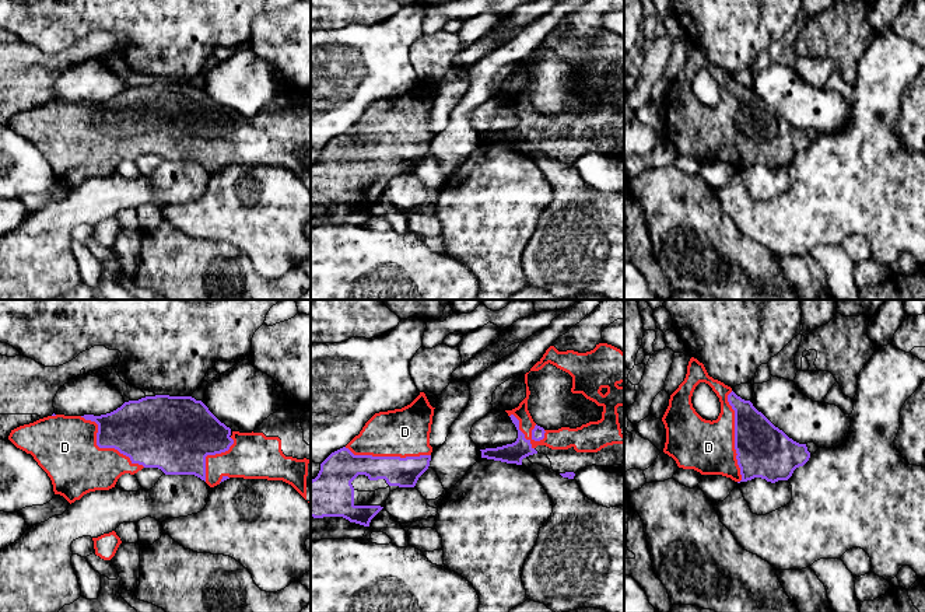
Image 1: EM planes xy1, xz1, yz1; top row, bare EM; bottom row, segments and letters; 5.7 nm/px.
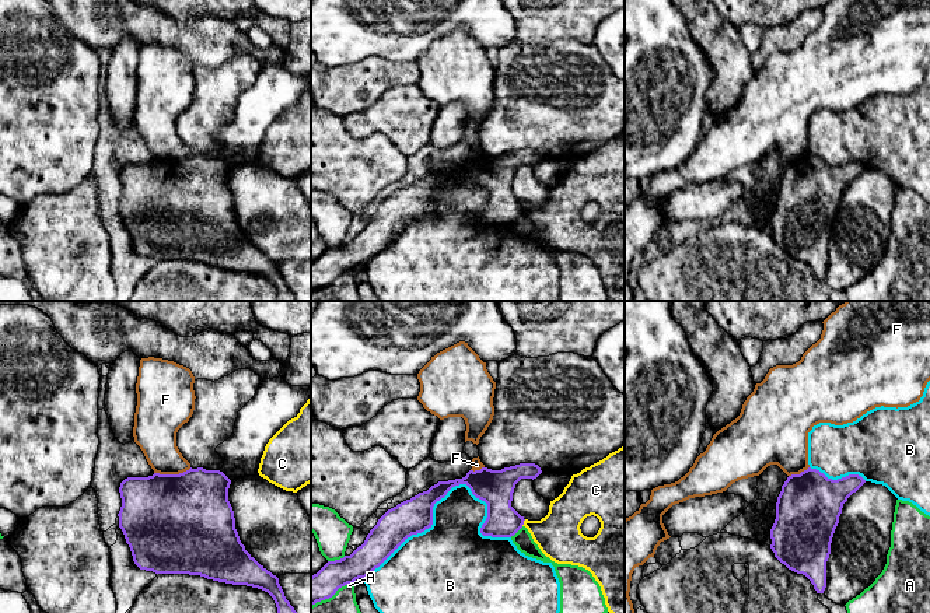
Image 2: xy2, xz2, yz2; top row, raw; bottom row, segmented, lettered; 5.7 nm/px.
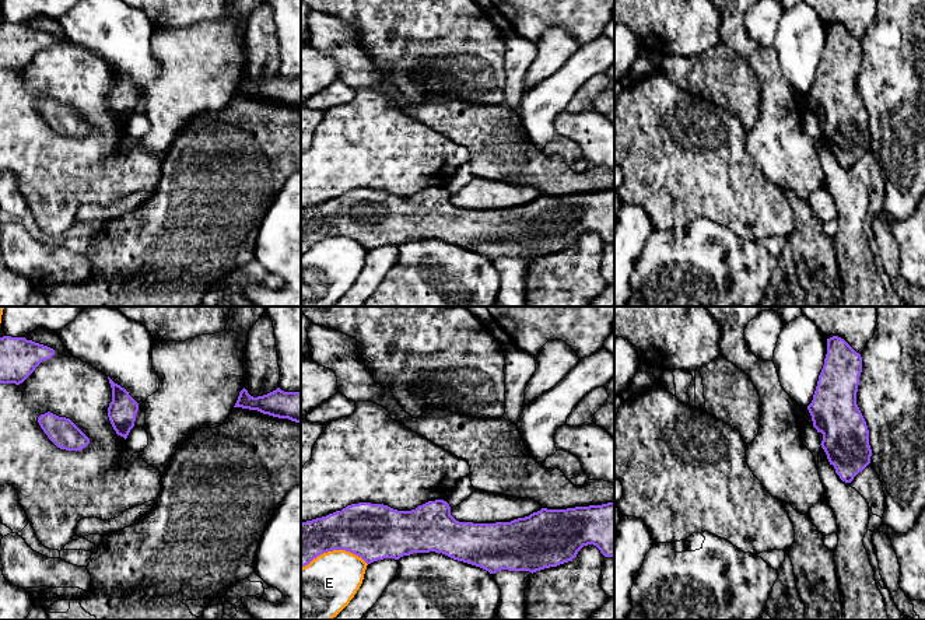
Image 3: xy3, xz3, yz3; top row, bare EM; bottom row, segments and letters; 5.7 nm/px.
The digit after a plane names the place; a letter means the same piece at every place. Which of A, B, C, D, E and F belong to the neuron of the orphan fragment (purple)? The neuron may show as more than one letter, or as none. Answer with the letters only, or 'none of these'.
D

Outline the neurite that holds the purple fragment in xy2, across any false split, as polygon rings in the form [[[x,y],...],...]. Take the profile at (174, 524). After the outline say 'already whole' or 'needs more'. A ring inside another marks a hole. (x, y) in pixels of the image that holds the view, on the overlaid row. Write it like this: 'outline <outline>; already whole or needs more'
outline [[[189,469],[179,474],[154,473],[148,477],[127,477],[120,483],[122,507],[118,514],[119,528],[130,547],[133,561],[140,570],[155,574],[189,574],[207,579],[247,585],[268,592],[277,613],[297,613],[279,584],[279,578],[261,565],[241,543],[235,529],[232,507],[228,501],[231,480],[220,470]]]; already whole

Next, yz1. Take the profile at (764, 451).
outline [[[694,357],[689,361],[684,381],[670,395],[662,422],[666,429],[663,452],[672,457],[679,468],[694,469],[701,475],[722,475],[735,482],[761,478],[775,483],[788,480],[793,471],[810,458],[806,444],[789,438],[750,401],[742,399],[730,387],[709,377],[704,364]],[[700,382],[708,384],[719,398],[721,413],[716,420],[702,419],[693,408],[691,396]]]; needs more

